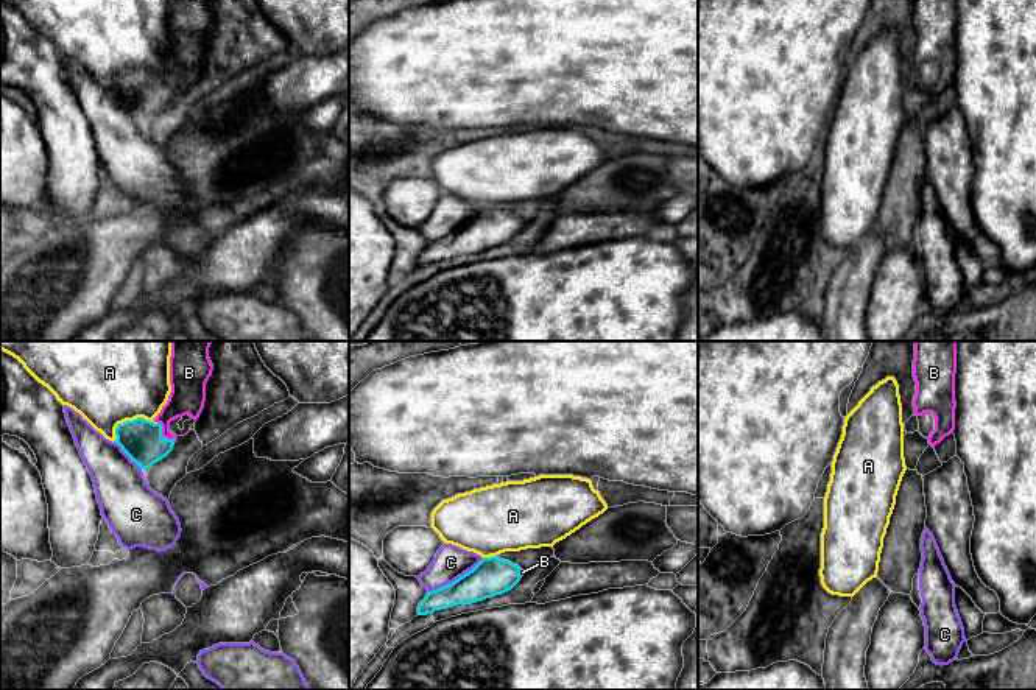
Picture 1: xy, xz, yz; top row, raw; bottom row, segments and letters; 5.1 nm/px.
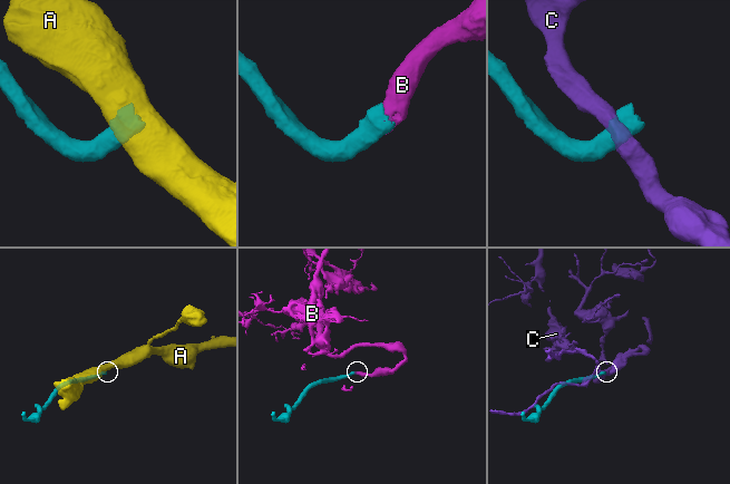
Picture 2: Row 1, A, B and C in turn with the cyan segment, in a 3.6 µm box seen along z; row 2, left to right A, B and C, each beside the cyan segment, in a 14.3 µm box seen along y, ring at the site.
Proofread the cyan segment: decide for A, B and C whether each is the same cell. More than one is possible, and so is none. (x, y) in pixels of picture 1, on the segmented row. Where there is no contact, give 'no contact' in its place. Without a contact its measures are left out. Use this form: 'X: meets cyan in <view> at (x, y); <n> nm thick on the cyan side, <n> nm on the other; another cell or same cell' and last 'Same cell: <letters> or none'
A: meets cyan in xy at (128, 421); 220 nm thick on the cyan side, 500 nm on the other; another cell
B: meets cyan in xy at (161, 435); 220 nm thick on the cyan side, 180 nm on the other; same cell
C: meets cyan in xz at (455, 580); 200 nm thick on the cyan side, 170 nm on the other; another cell
Same cell: B

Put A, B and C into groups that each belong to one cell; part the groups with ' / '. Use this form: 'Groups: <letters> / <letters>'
Groups: A / B / C

